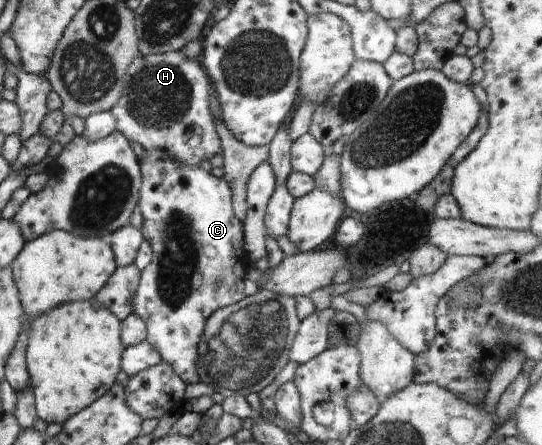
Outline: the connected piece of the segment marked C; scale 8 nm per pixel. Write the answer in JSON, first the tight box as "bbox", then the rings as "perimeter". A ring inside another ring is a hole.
{"bbox":[132,149,252,386],"perimeter":[[[144,149],[143,155],[138,159],[140,166],[140,173],[142,176],[140,191],[138,196],[138,205],[143,216],[142,227],[140,228],[141,234],[144,240],[147,240],[152,248],[152,259],[144,268],[140,271],[139,286],[137,292],[132,300],[132,312],[135,313],[145,324],[147,325],[146,341],[155,347],[155,350],[160,354],[163,363],[167,363],[178,374],[185,386],[192,385],[200,382],[198,375],[198,344],[202,337],[204,326],[206,325],[207,319],[217,309],[228,307],[229,305],[239,302],[243,297],[245,279],[244,275],[248,267],[252,265],[249,260],[248,252],[244,247],[244,224],[235,216],[232,209],[232,192],[229,188],[228,182],[225,182],[223,177],[218,178],[212,175],[209,171],[205,171],[201,166],[190,165],[181,162],[176,159],[172,154],[167,151],[159,149]]]}

